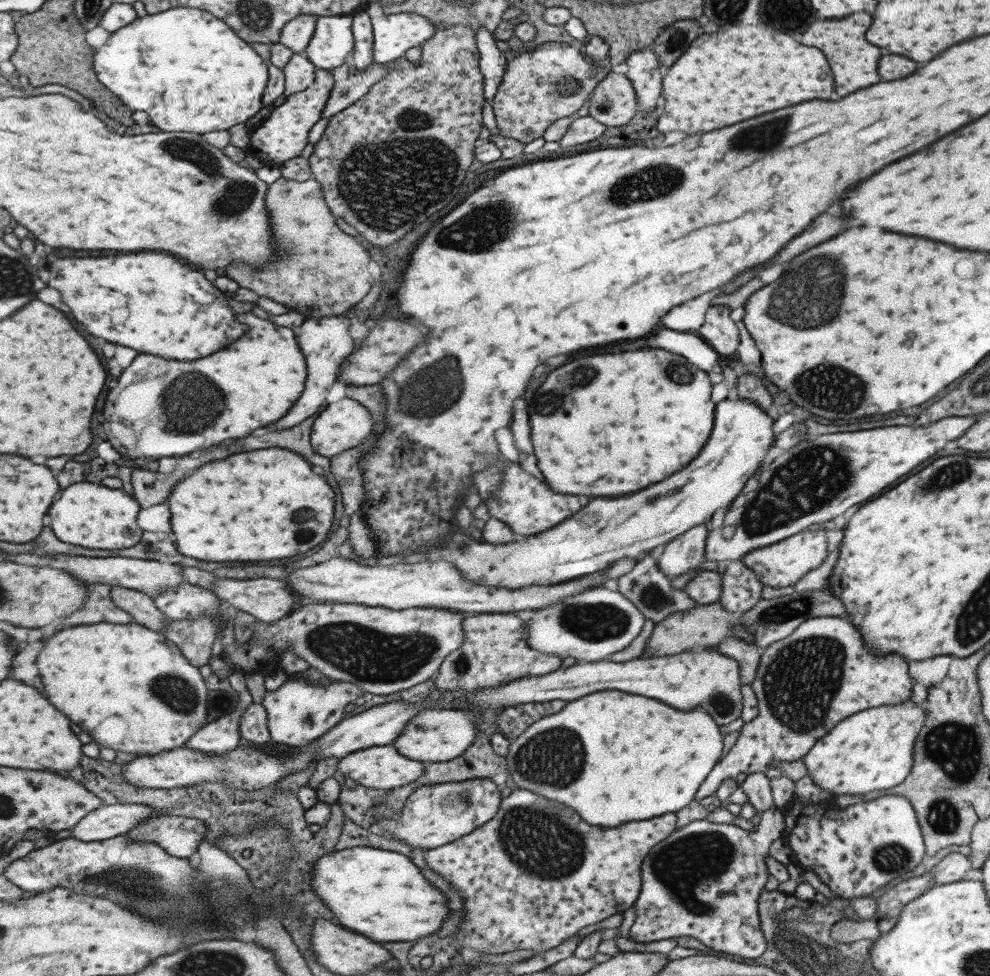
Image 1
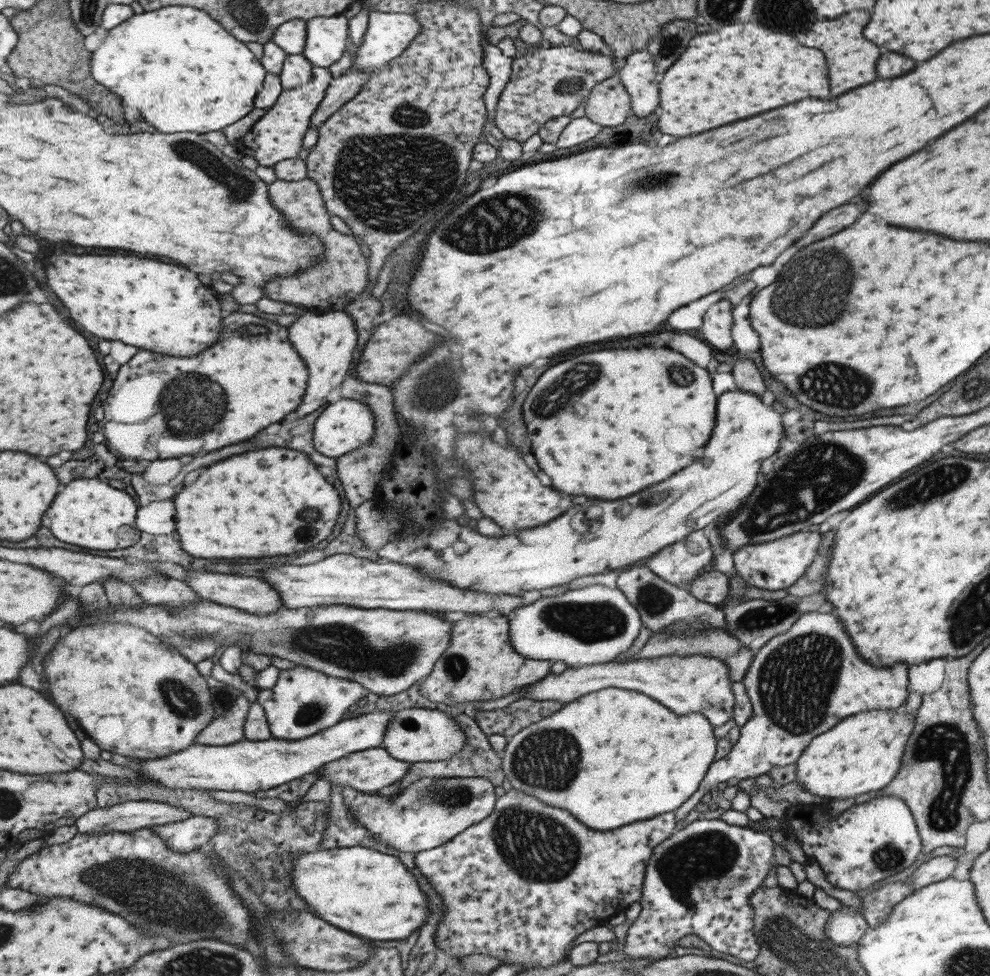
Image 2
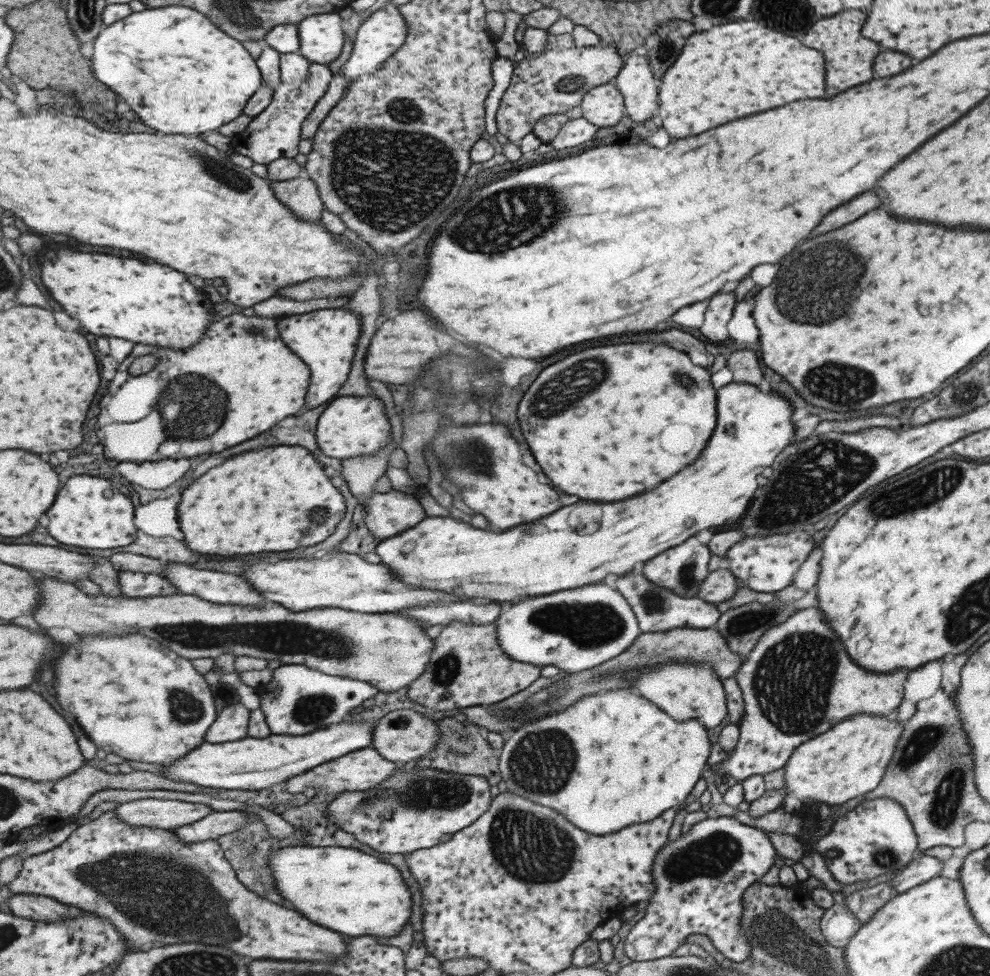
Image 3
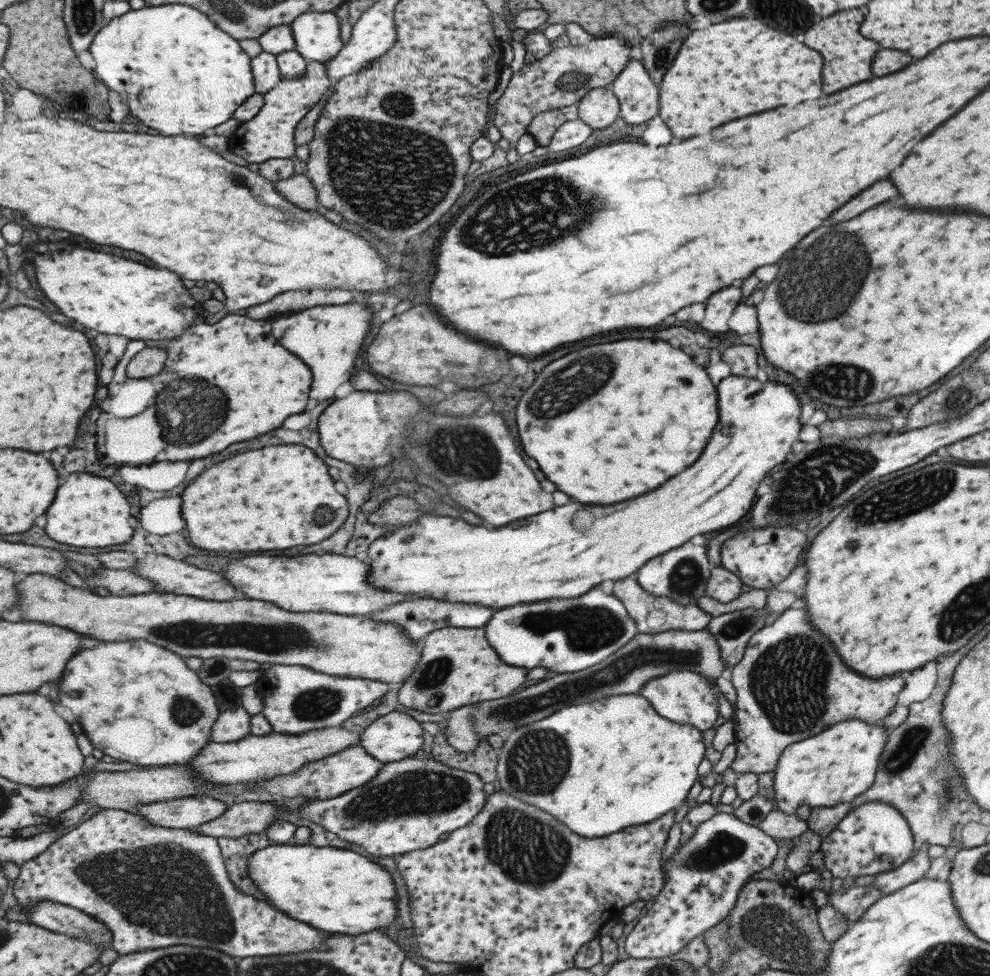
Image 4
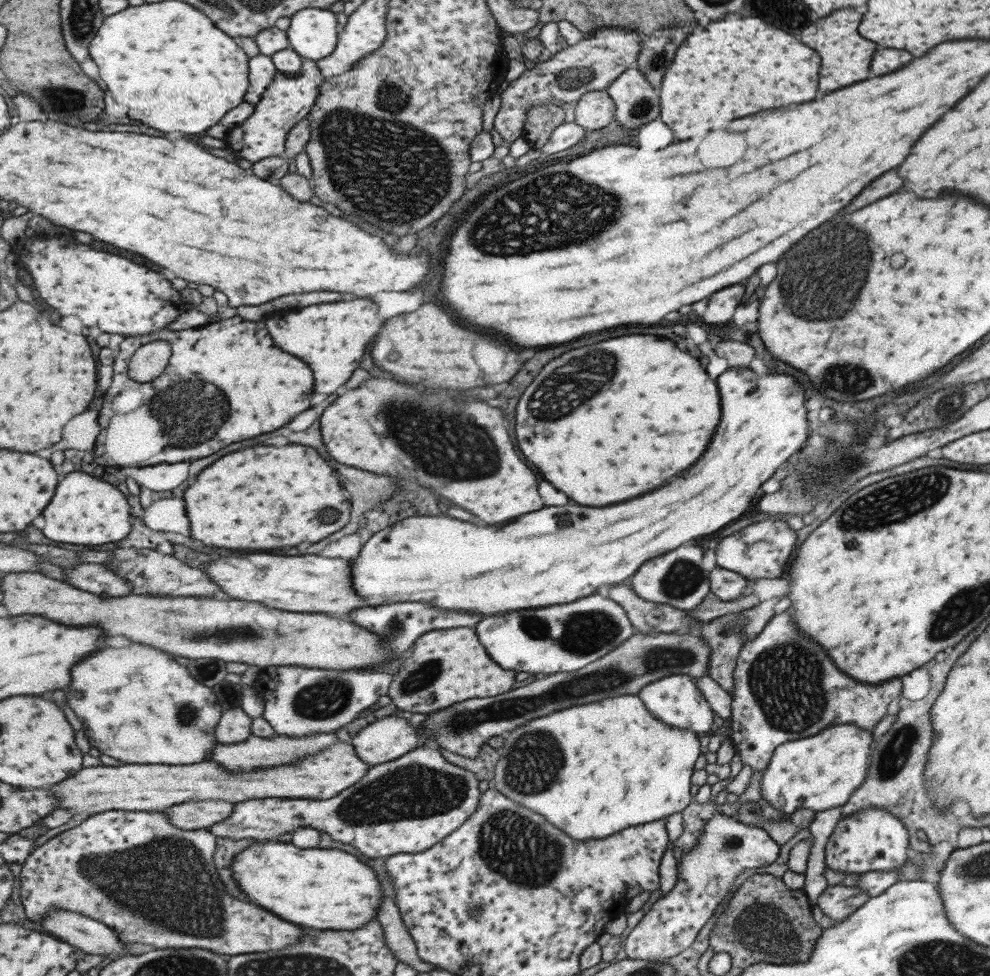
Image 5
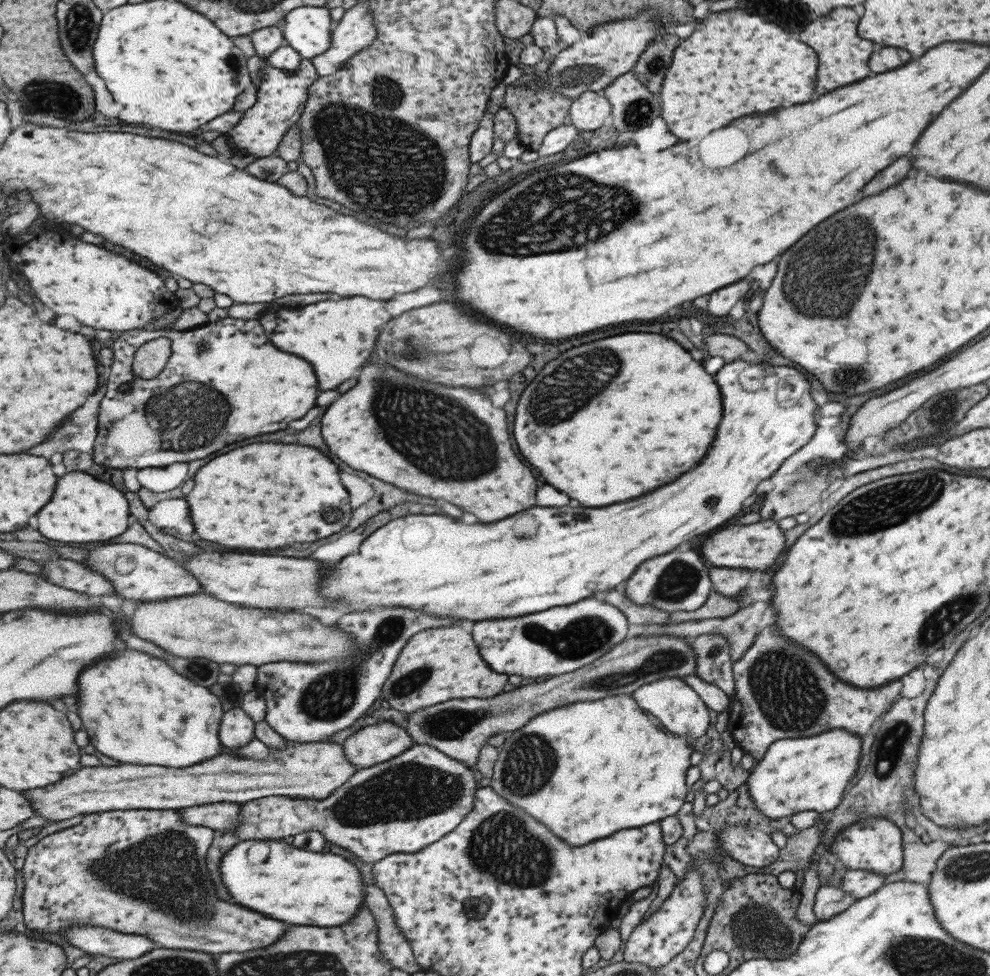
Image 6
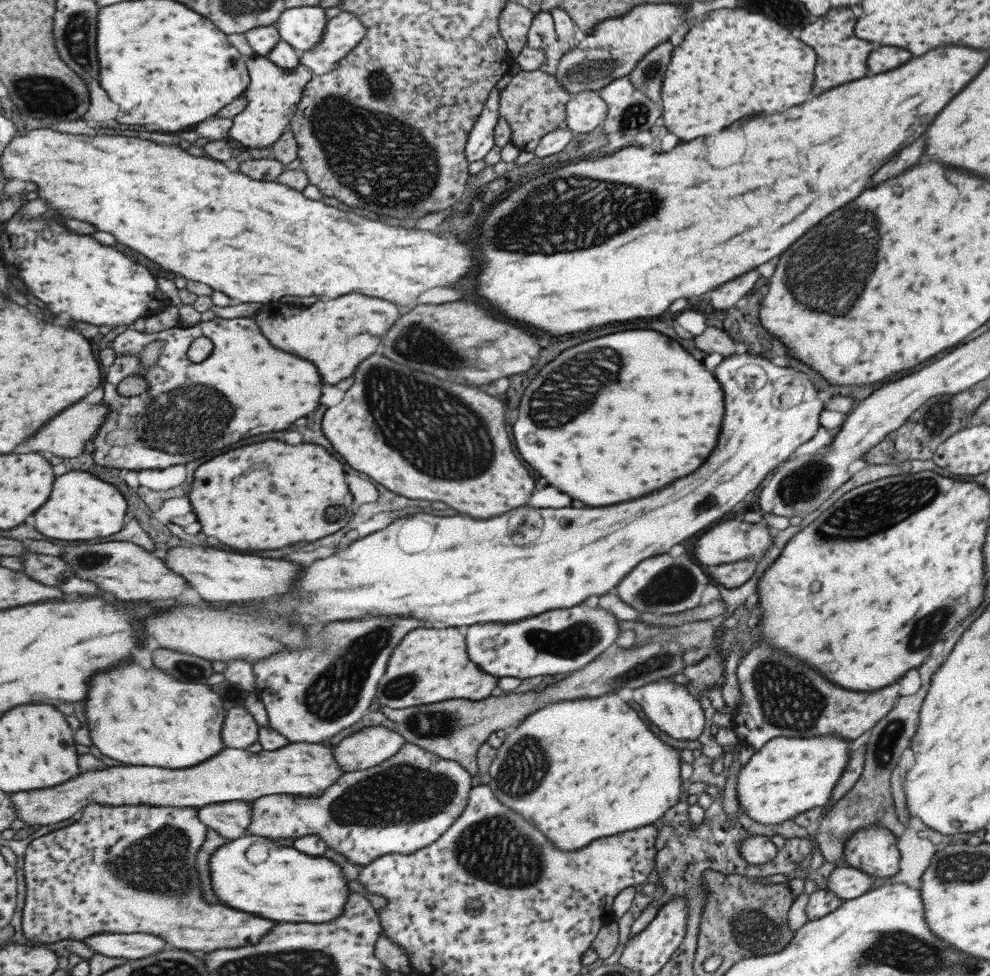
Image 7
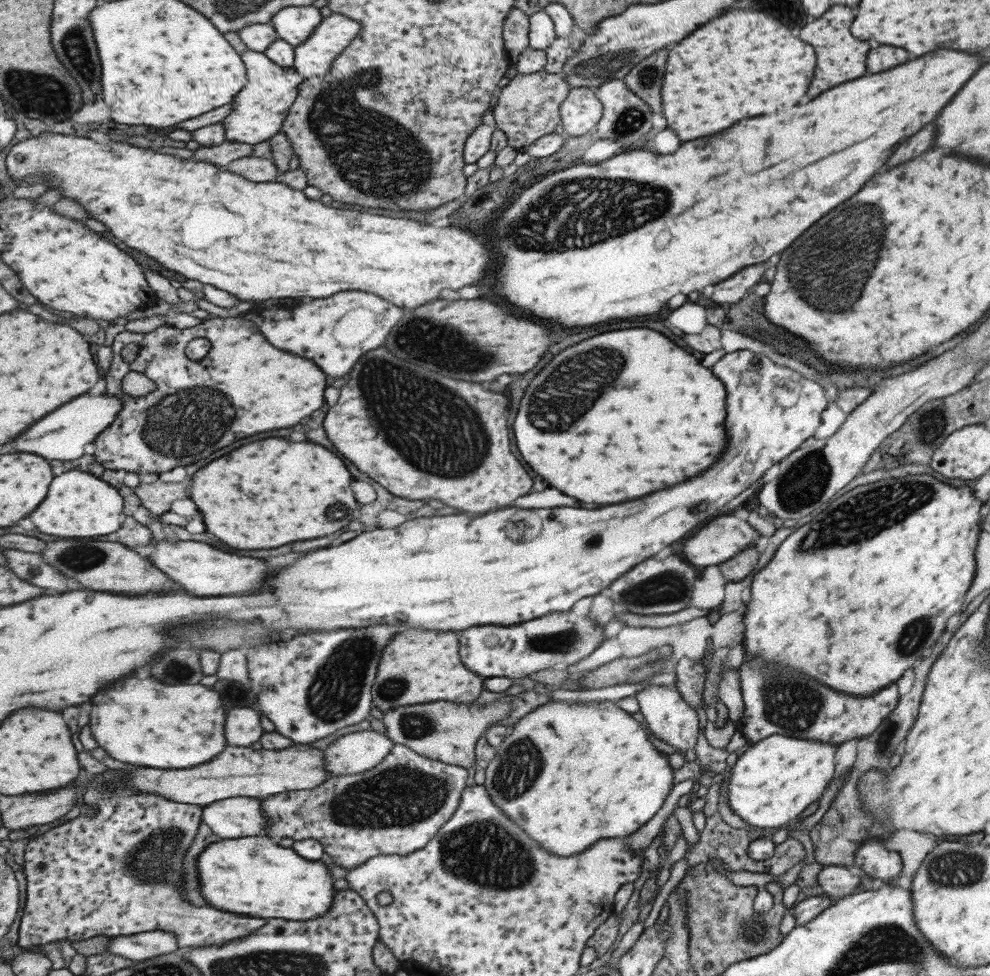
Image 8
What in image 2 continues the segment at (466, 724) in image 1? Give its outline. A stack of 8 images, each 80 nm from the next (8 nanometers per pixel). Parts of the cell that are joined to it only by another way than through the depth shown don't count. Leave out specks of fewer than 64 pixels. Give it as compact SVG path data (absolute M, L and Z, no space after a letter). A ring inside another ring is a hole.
M408 708L397 711L390 720L382 747L386 748L397 760L409 763L433 762L450 759L465 746L465 741L466 732L452 714L447 715L436 709Z

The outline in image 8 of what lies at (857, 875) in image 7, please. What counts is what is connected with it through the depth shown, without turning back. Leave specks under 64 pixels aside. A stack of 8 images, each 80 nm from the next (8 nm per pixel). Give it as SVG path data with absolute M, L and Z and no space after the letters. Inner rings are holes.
M822 865L815 880L815 884L822 888L823 894L835 900L849 896L851 890L857 893L855 889L859 884L858 876L852 876L845 867L837 865Z

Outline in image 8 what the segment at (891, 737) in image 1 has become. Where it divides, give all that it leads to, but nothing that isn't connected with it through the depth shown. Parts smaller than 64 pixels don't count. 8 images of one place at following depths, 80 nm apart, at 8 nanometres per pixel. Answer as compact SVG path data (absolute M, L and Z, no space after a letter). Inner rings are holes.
M772 734L763 740L747 743L742 754L731 766L727 778L727 804L729 808L747 825L759 827L768 833L797 819L808 804L817 801L827 784L833 778L833 754L839 744L827 744L817 740L797 740L783 735Z

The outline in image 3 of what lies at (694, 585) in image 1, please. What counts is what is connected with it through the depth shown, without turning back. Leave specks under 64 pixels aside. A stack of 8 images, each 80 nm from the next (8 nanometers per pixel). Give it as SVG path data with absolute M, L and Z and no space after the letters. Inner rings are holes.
M713 570L708 572L707 577L699 584L697 598L709 603L725 602L729 600L737 591L735 577L727 570Z

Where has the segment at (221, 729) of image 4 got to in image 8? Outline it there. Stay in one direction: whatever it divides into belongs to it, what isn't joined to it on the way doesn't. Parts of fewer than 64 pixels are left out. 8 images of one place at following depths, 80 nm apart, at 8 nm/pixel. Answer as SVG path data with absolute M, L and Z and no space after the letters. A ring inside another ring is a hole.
M235 708L227 718L227 740L231 746L251 746L263 736L262 714L253 708Z

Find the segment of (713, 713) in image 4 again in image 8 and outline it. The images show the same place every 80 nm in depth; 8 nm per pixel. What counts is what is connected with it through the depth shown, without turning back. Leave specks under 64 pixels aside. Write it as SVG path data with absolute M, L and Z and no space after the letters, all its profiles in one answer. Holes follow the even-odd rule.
M647 686L645 689L635 694L635 699L639 705L639 712L645 720L647 730L651 732L655 738L669 744L677 750L685 752L689 748L693 748L696 743L697 734L699 734L699 720L695 709L681 699L681 695L677 693L675 686Z

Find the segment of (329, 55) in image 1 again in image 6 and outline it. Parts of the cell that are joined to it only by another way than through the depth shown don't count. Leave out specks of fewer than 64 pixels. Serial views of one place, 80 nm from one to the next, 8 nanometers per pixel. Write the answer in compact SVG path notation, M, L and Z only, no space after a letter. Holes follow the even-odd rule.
M301 7L284 19L287 44L301 53L303 59L314 59L331 48L334 35L331 12L325 7Z

